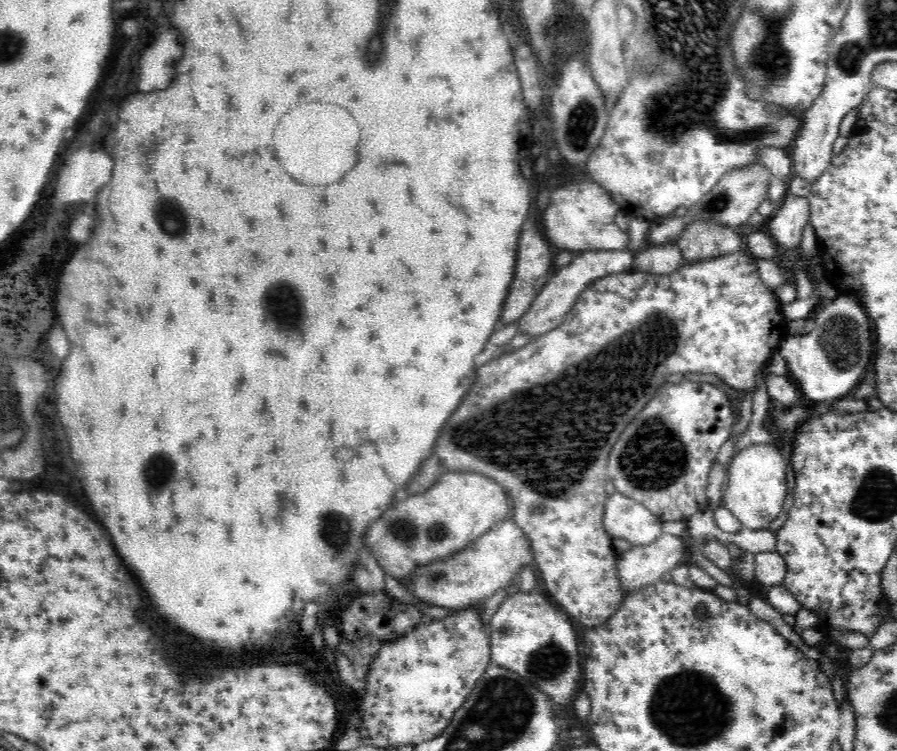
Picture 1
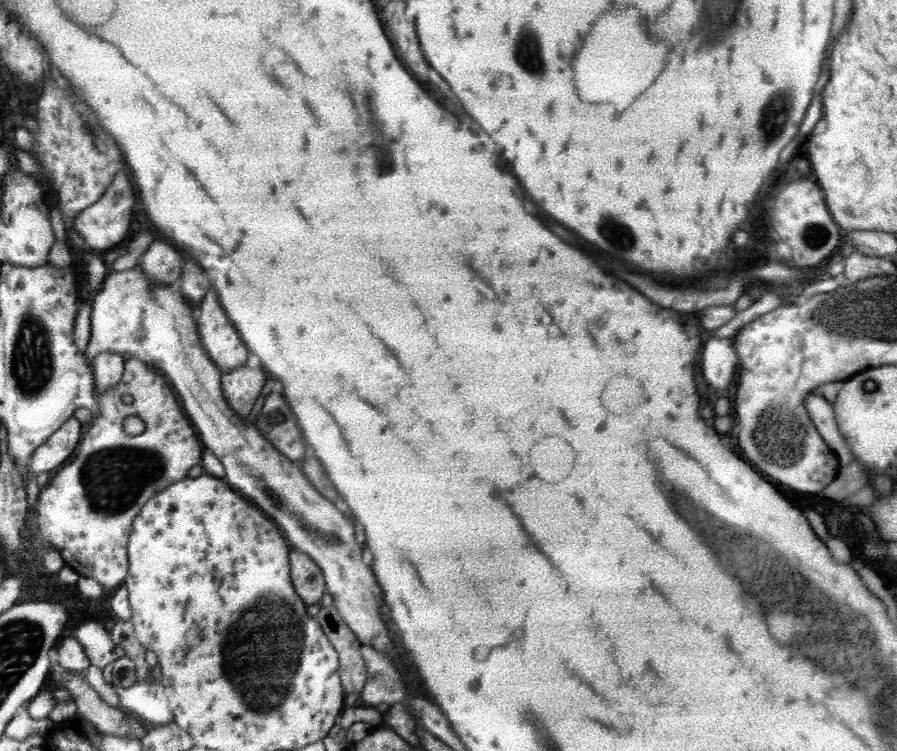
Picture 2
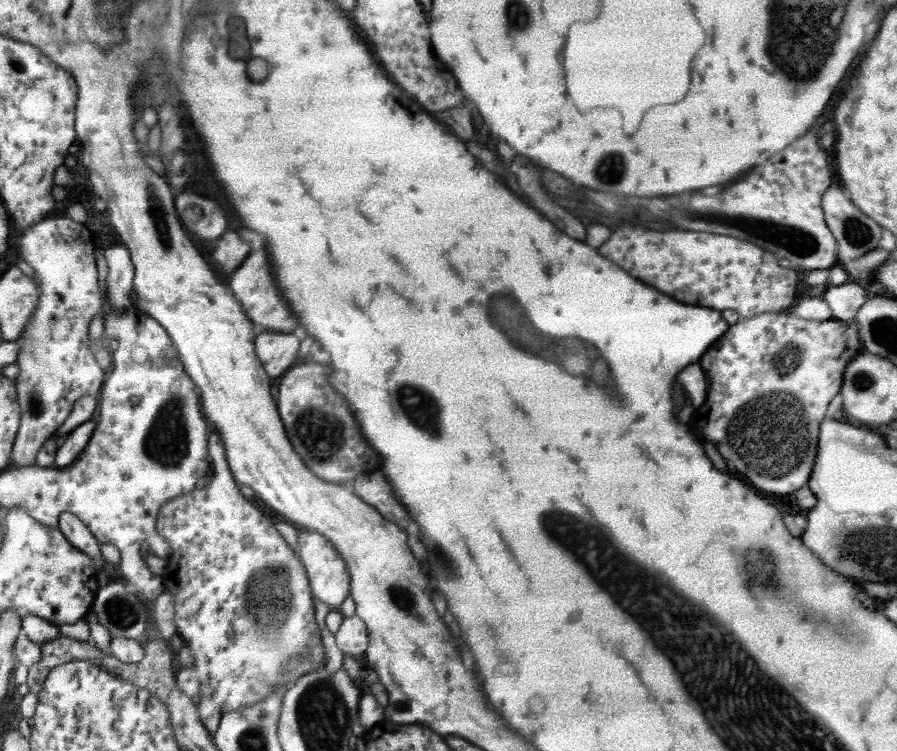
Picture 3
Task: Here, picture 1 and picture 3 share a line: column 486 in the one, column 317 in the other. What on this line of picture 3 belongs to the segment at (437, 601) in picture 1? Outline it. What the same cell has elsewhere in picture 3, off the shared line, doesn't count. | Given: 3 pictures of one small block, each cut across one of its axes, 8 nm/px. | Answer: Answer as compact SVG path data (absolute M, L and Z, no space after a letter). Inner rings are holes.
M306 528L297 529L297 554L302 561L310 583L313 596L327 604L332 610L339 610L340 605L350 594L350 573L344 559L332 546L332 543L317 532Z

